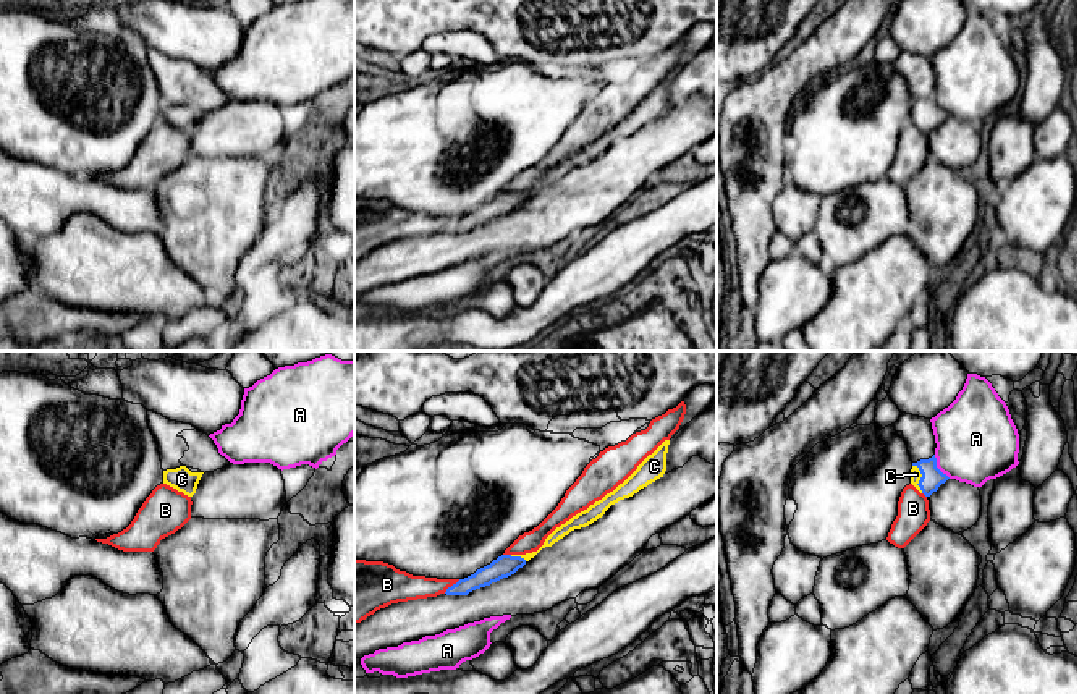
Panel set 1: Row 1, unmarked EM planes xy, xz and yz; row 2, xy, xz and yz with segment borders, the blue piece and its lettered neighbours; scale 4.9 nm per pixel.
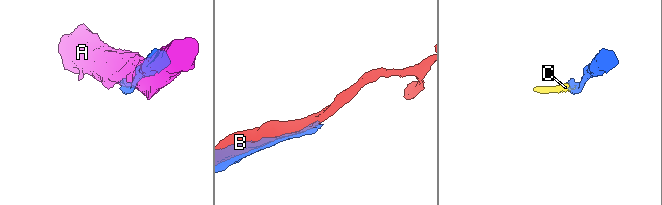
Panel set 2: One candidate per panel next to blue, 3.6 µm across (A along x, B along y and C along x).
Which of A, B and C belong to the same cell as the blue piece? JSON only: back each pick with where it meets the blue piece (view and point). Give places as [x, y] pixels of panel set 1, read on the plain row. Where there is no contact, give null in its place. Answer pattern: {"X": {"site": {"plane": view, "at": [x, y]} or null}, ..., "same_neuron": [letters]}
{"C": {"site": {"plane": "yz", "at": [921, 115]}}, "same_neuron": ["C"]}

